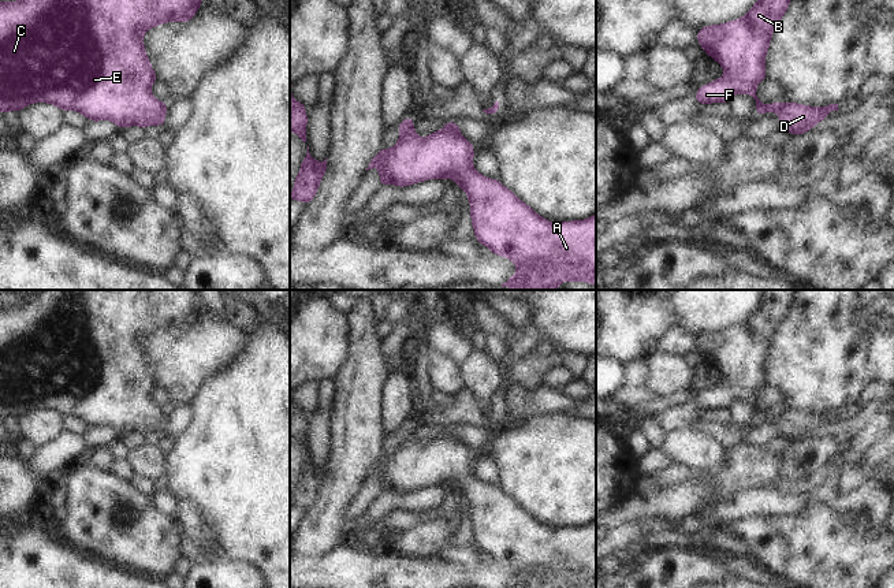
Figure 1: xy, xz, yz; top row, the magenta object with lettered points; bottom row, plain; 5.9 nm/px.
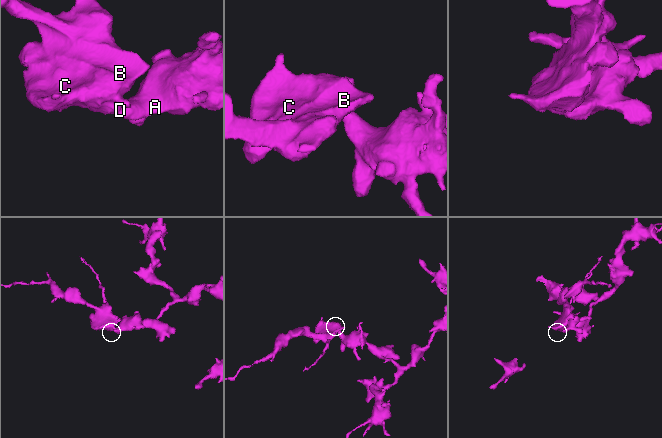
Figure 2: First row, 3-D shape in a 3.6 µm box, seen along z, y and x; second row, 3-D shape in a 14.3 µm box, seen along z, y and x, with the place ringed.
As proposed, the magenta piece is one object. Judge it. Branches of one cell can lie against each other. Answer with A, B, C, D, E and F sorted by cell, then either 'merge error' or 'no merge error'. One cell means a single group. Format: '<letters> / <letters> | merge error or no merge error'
A B C D E F | no merge error

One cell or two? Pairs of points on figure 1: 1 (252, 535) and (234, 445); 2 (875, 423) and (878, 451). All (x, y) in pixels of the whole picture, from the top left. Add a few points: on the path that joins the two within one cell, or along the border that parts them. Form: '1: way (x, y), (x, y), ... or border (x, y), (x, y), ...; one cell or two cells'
1: way (252, 513), (252, 466); one cell
2: border (879, 440), (865, 453); two cells

